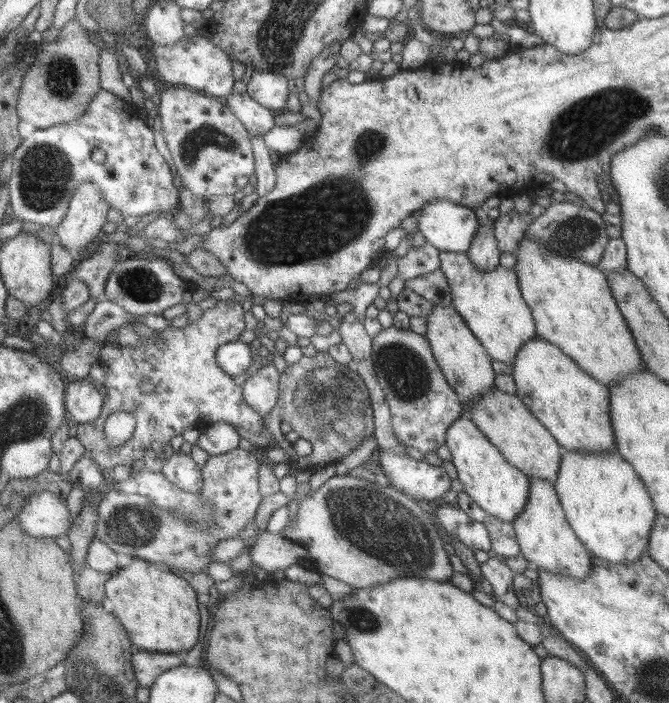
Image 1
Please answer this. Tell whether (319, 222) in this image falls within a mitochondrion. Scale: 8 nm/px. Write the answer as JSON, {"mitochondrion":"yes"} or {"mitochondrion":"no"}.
{"mitochondrion":"yes"}

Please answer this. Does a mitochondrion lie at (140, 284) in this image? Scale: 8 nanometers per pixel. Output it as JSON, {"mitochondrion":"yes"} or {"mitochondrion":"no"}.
{"mitochondrion":"yes"}

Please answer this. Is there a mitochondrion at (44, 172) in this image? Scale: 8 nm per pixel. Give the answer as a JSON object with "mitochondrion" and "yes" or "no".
{"mitochondrion":"yes"}

